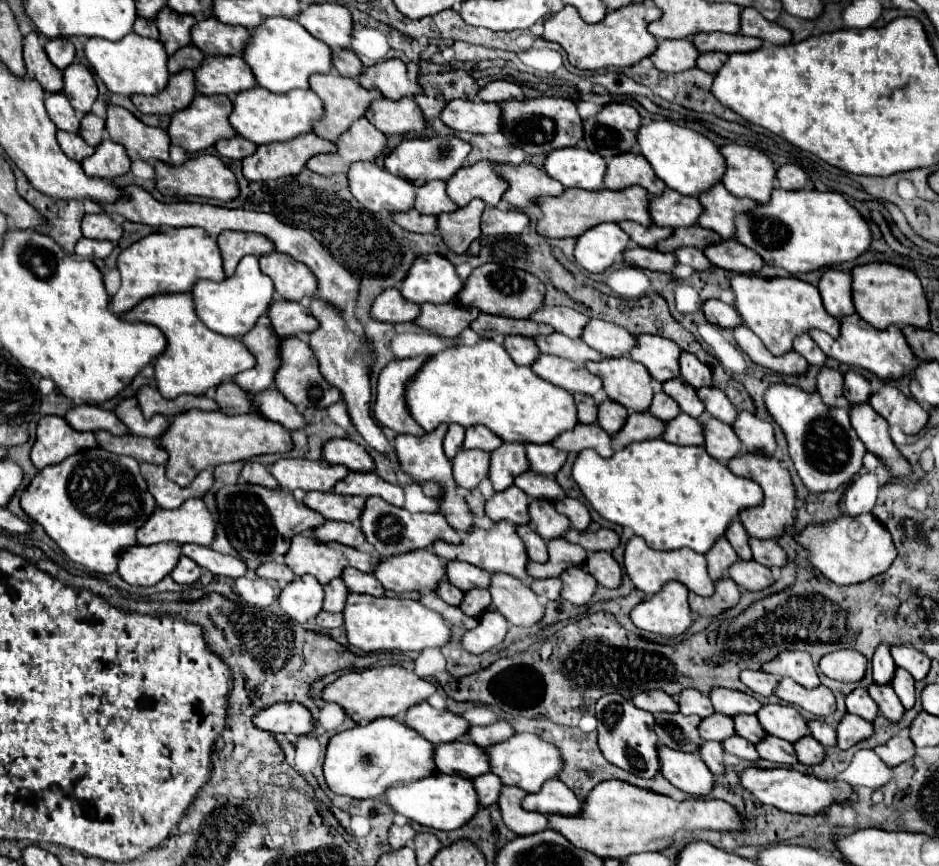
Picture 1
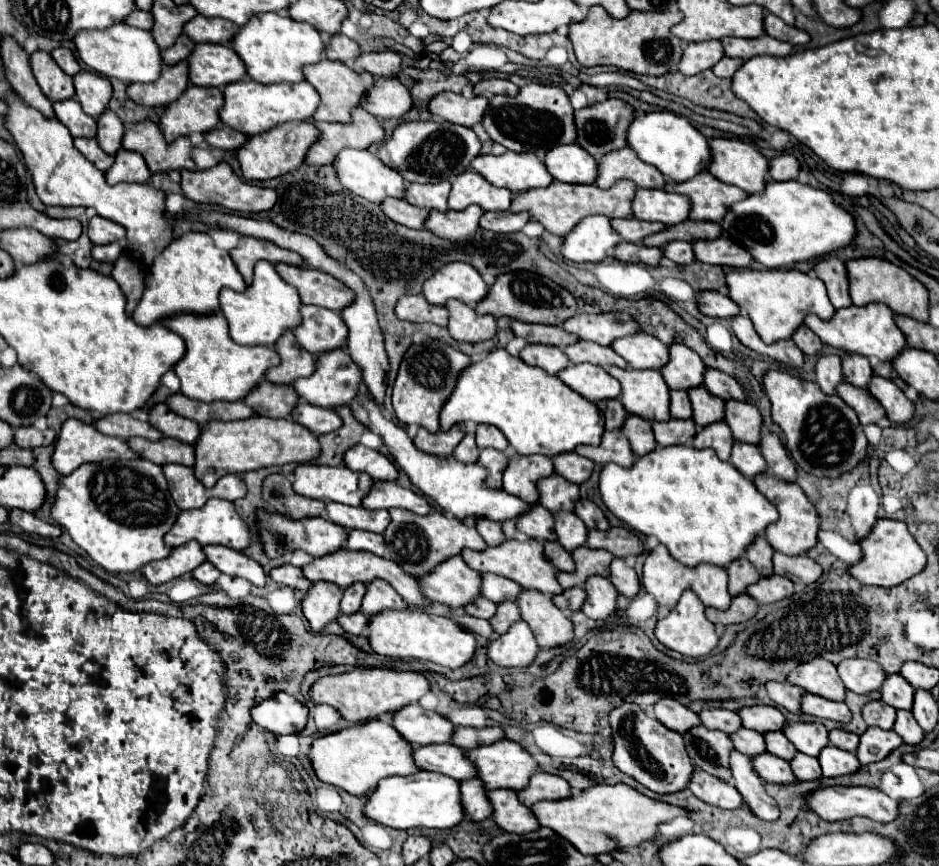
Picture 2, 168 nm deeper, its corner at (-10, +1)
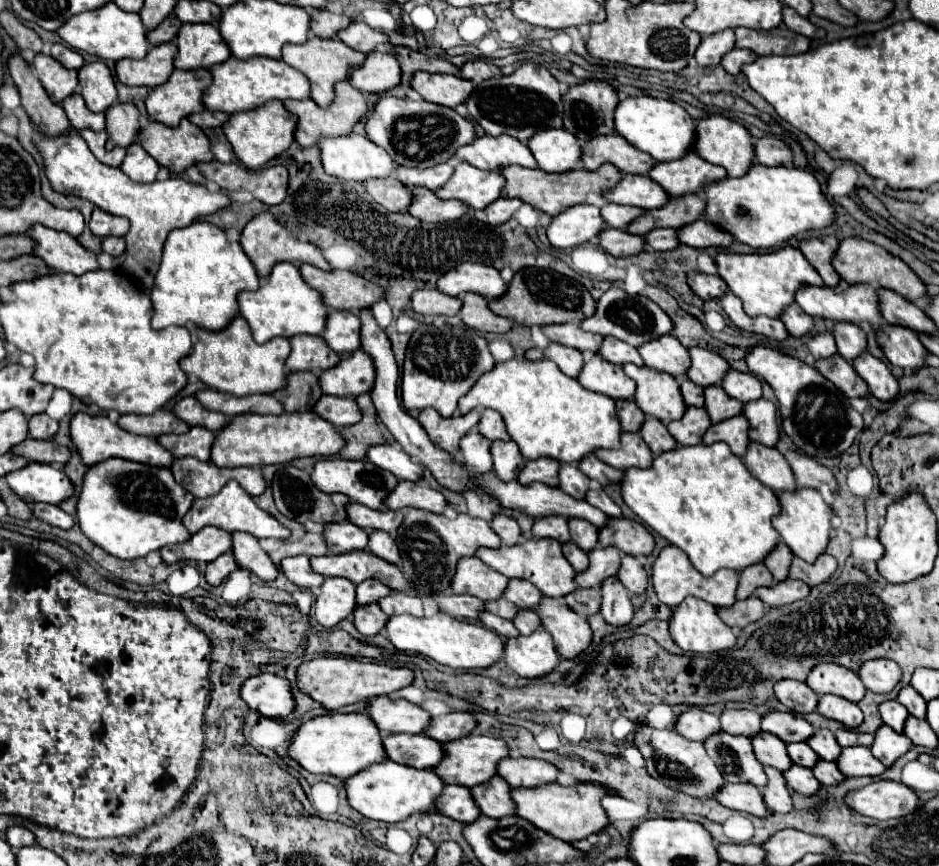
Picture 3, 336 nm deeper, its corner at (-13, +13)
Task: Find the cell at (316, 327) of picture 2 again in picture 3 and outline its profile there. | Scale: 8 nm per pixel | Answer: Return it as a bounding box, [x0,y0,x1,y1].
[323,310,361,356]

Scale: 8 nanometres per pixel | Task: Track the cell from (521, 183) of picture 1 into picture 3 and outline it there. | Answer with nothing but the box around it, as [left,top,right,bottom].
[457,136,537,170]

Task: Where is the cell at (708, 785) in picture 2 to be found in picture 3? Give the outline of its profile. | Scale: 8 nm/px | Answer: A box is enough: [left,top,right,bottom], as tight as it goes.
[717,784,769,818]

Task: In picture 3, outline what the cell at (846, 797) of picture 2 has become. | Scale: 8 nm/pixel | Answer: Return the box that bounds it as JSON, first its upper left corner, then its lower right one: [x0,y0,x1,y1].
[847,780,919,820]

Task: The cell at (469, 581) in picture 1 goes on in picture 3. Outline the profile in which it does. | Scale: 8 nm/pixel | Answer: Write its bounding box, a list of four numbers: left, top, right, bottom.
[505,580,543,610]

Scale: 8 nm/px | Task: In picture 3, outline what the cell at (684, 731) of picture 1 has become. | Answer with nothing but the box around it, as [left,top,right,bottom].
[705,732,767,790]

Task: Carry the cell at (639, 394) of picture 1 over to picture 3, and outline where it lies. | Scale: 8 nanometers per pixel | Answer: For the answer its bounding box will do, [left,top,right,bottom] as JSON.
[623,364,687,424]

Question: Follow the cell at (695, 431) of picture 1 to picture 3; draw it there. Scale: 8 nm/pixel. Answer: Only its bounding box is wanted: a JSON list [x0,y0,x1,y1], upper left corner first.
[703,414,751,456]

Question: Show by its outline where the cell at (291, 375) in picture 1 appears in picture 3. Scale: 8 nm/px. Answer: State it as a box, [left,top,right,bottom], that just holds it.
[319,350,375,398]

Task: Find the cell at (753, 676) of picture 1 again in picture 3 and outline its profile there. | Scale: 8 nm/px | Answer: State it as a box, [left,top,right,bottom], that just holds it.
[775,680,819,714]

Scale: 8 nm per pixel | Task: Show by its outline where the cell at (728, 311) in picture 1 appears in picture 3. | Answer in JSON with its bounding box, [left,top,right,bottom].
[687,270,727,300]

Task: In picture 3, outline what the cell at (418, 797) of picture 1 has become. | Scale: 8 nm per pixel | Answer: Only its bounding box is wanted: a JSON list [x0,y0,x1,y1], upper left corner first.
[343,760,443,822]

